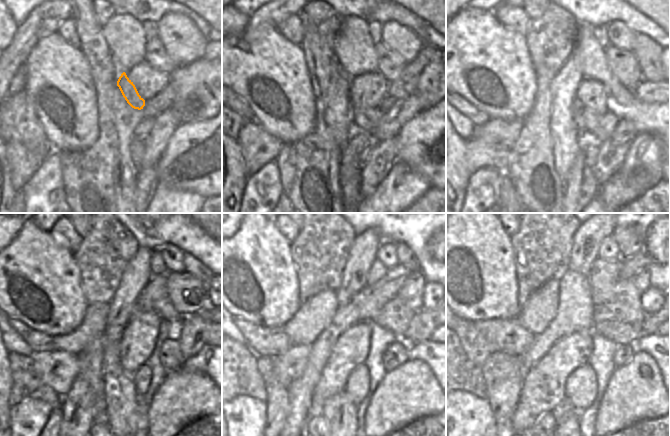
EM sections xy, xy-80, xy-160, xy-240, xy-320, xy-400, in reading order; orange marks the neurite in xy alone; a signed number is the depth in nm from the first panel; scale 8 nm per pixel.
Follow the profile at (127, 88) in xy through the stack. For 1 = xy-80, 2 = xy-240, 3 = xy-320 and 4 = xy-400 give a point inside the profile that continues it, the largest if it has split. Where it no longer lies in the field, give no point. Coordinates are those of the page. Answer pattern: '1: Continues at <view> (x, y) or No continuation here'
1: Continues at xy-80 (366, 120)
2: Continues at xy-240 (170, 356)
3: Continues at xy-320 (396, 354)
4: Continues at xy-400 (624, 352).

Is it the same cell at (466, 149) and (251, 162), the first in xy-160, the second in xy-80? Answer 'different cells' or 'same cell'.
different cells

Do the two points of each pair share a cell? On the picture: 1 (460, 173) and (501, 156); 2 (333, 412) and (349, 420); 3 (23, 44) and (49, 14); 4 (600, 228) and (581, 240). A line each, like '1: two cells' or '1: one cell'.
1: one cell
2: one cell
3: one cell
4: one cell

